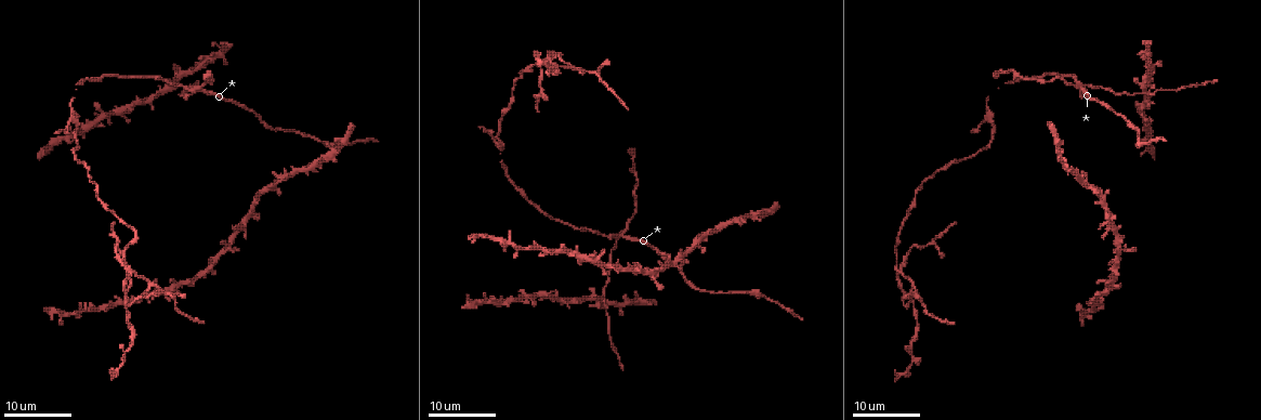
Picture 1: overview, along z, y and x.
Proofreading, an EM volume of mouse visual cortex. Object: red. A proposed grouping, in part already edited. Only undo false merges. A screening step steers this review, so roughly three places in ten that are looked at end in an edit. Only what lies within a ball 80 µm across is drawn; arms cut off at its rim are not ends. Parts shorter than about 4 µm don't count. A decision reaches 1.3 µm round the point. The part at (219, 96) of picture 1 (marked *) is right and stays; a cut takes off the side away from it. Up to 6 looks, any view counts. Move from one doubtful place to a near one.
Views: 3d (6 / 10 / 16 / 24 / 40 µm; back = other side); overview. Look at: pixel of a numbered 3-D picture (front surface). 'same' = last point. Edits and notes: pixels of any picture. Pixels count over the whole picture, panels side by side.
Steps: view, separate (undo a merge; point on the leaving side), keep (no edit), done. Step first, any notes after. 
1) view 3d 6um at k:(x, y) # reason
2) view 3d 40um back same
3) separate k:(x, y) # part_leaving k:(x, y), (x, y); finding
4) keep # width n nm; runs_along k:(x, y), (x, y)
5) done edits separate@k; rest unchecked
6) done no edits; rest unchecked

view 3d 24um at 1:(1081, 178) # three-way junction

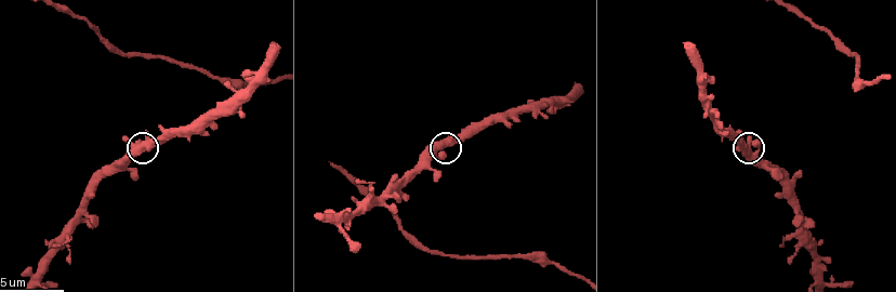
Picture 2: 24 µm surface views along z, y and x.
view 3d 6um at 2:(444, 144)

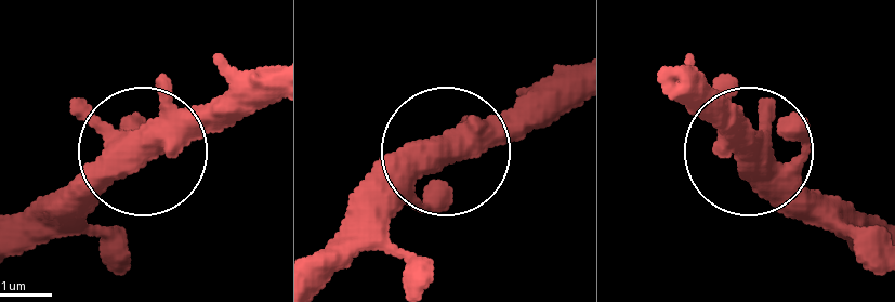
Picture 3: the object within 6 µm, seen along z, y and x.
keep # side_arm 16 um; continuous, no second neuron

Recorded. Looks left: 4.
view 3d 24um at 1:(128, 269) # four-way junction

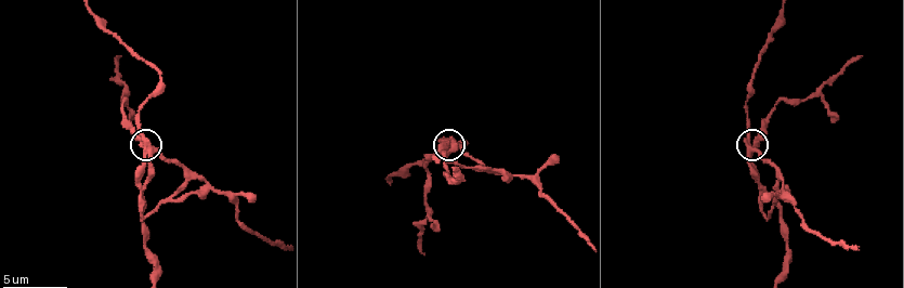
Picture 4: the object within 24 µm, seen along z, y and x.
view 3d 6um at 4:(143, 147)

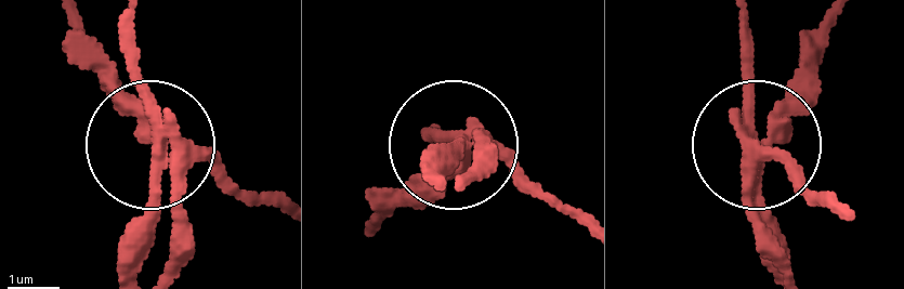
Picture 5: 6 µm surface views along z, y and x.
separate 5:(120, 95) # side_arm 13 um; part_leaving 5:(162, 116), (136, 266); a second neuron is stuck on

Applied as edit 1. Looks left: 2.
view 3d 24um at 1:(192, 91) # four arms meet

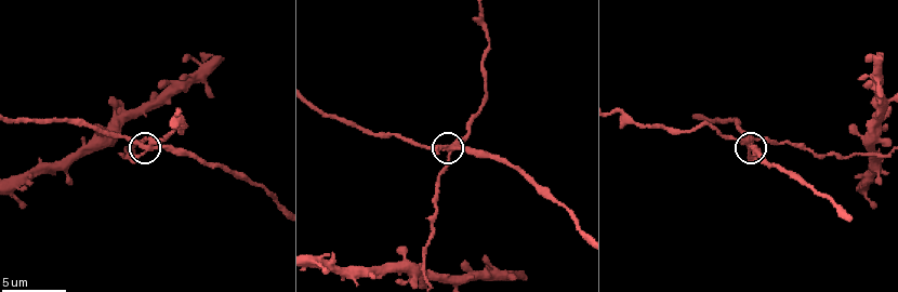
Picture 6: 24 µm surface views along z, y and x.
view 3d 6um at 6:(142, 147)

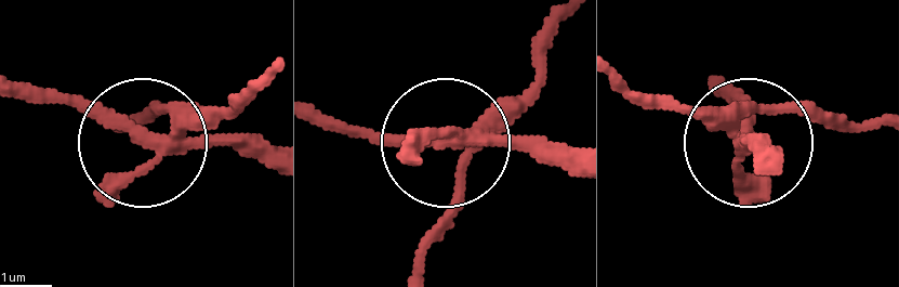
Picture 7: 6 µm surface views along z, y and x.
separate 7:(151, 115) # arms 4; part_leaving 7:(479, 131), (458, 165), (453, 217), (419, 269); a second neuron is stuck on

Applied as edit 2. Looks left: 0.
done edits separate@5, separate@7; rest unchecked

